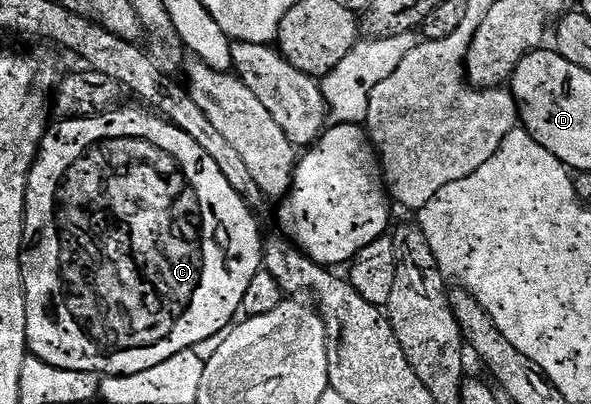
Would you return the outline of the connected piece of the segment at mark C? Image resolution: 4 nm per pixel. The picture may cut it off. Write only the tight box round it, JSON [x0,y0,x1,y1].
[19,104,265,378]

